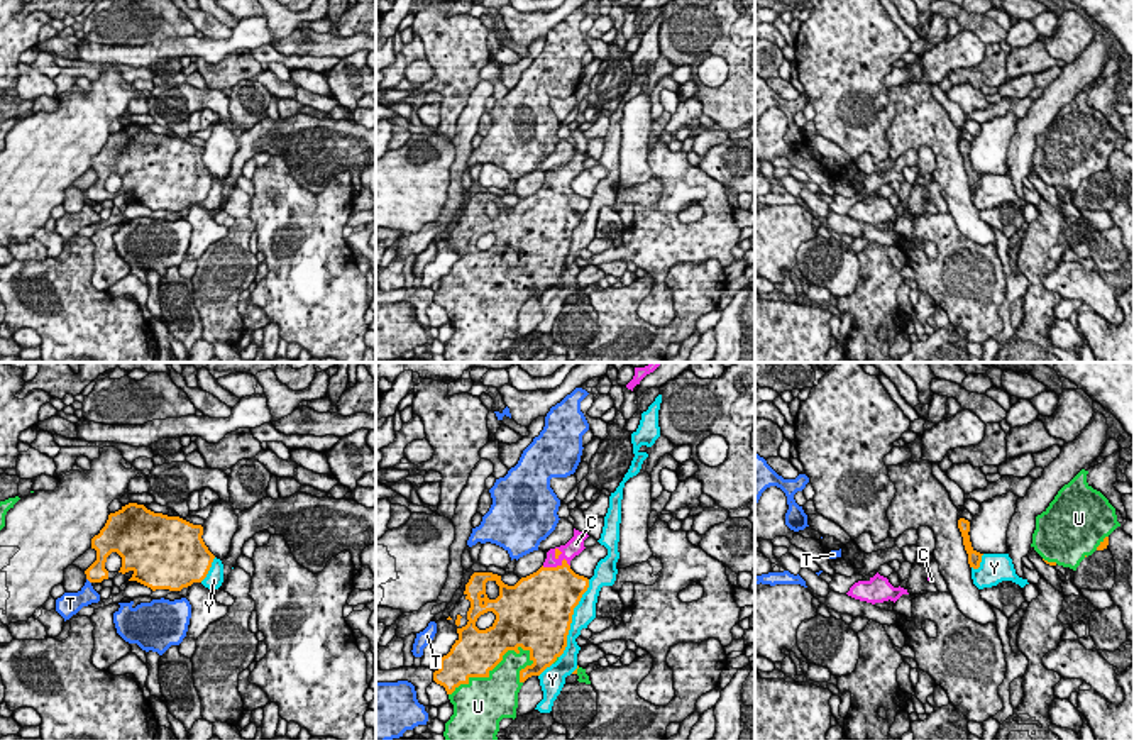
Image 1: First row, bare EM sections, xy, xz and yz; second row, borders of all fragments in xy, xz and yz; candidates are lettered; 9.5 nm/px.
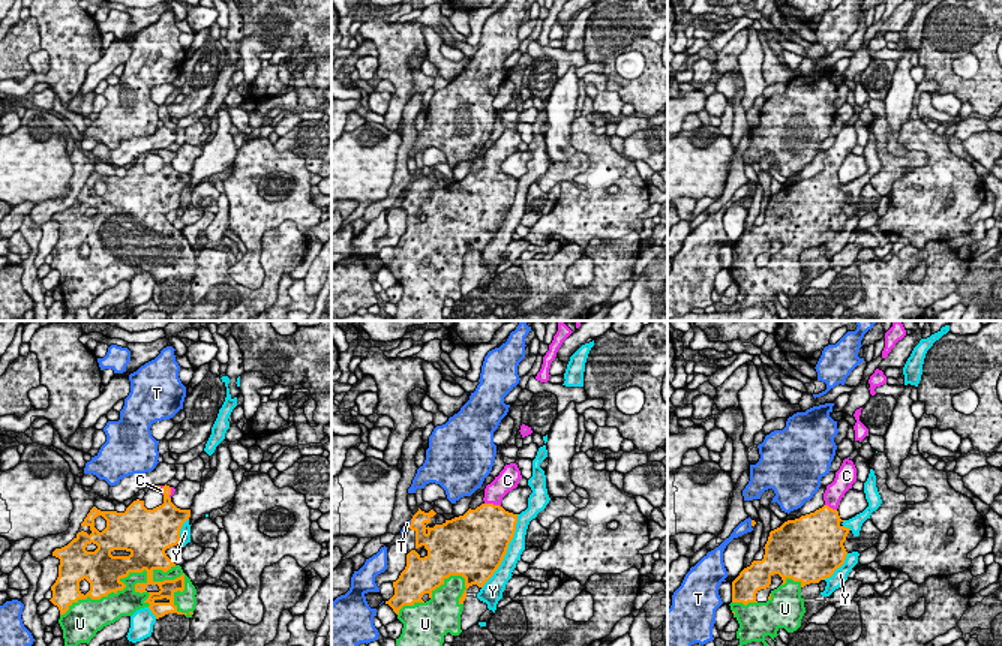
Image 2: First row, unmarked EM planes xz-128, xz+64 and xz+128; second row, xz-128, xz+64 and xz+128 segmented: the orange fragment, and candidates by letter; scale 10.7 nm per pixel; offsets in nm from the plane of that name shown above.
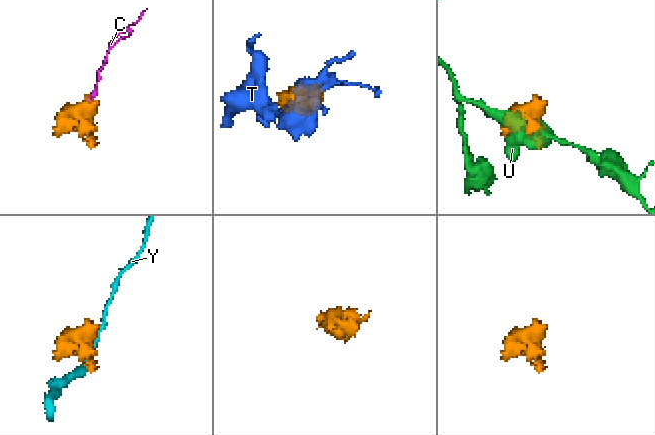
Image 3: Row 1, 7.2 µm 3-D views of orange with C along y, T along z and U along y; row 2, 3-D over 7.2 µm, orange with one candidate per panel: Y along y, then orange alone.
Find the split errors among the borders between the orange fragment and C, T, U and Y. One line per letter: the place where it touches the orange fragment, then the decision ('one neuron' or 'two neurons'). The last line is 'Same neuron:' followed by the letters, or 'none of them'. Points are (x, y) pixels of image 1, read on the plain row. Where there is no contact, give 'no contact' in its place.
C: contact xz (557, 187); one neuron
T: contact xy (88, 200); two neurons
U: contact xz (491, 290); one neuron
Y: contact xz (571, 239); two neurons
Same neuron: C, U

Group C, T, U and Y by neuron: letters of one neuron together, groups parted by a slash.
C U / T / Y

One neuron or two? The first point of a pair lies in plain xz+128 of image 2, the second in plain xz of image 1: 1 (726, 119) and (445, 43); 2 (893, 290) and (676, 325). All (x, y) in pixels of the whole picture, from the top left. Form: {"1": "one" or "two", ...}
{"1": "one", "2": "one"}

